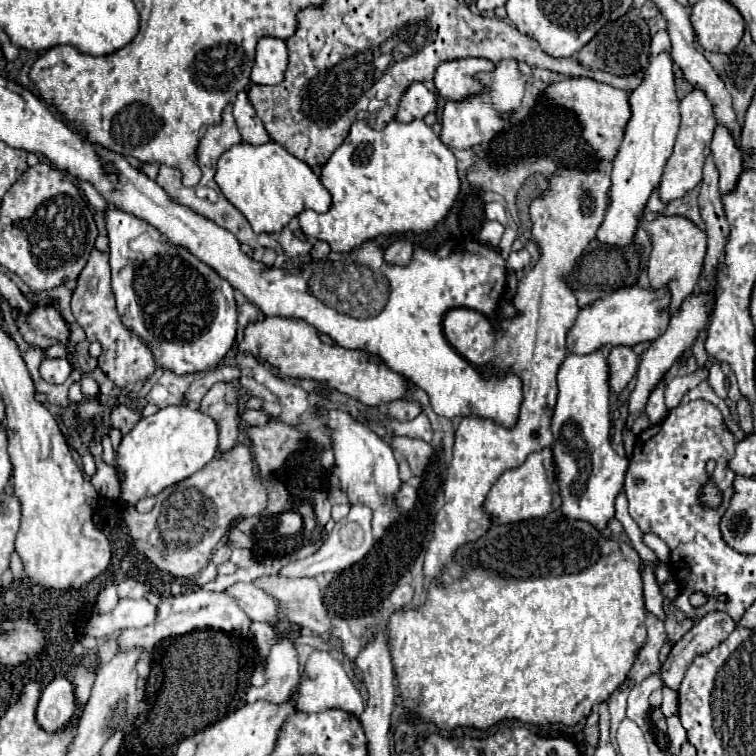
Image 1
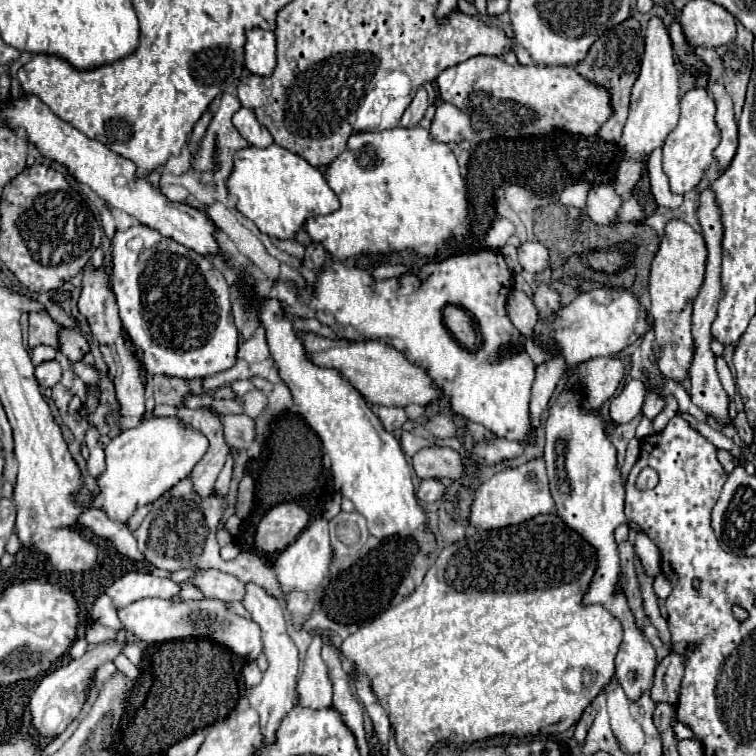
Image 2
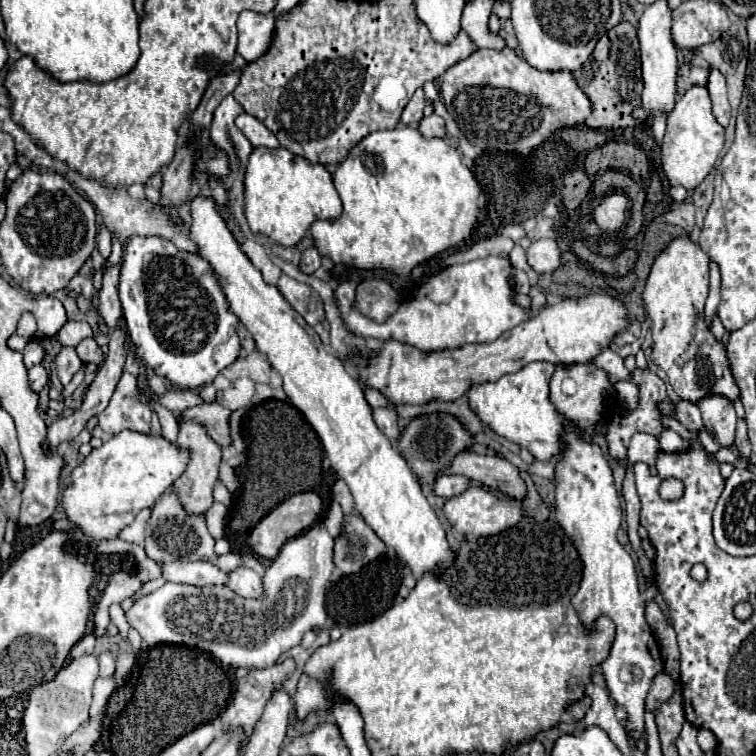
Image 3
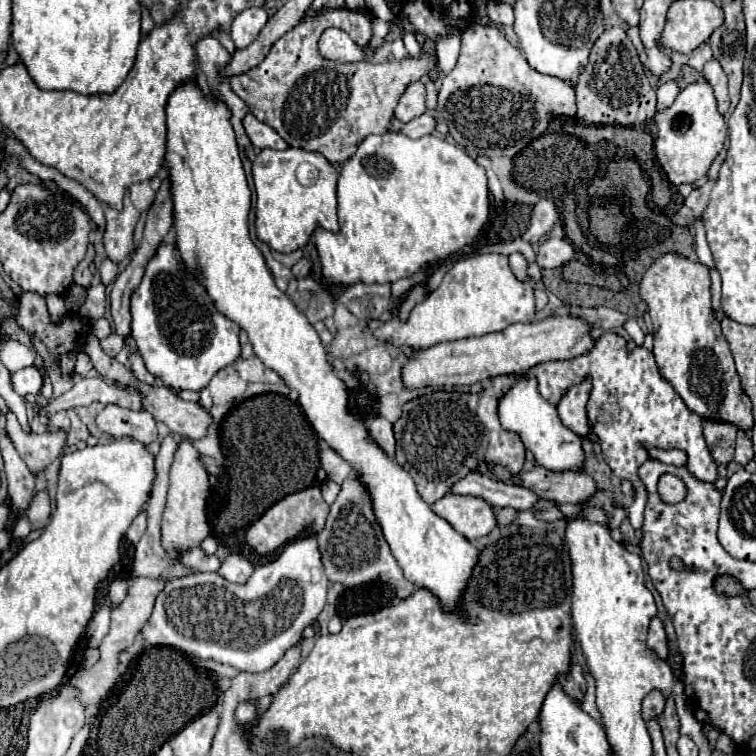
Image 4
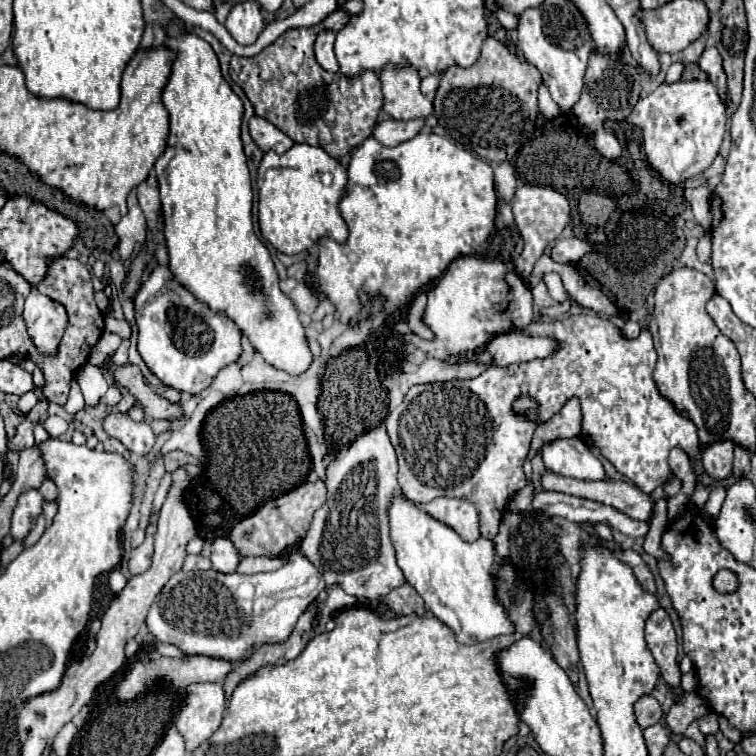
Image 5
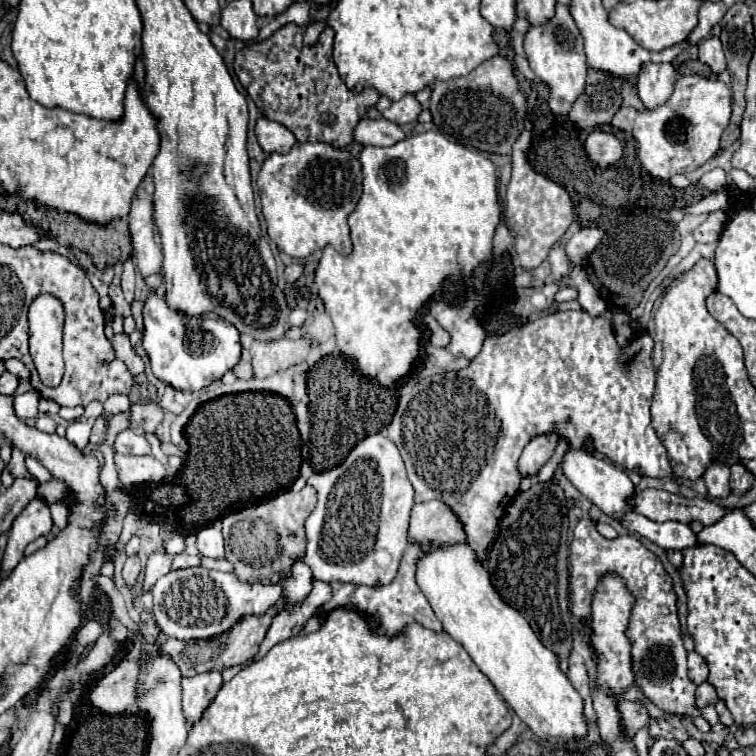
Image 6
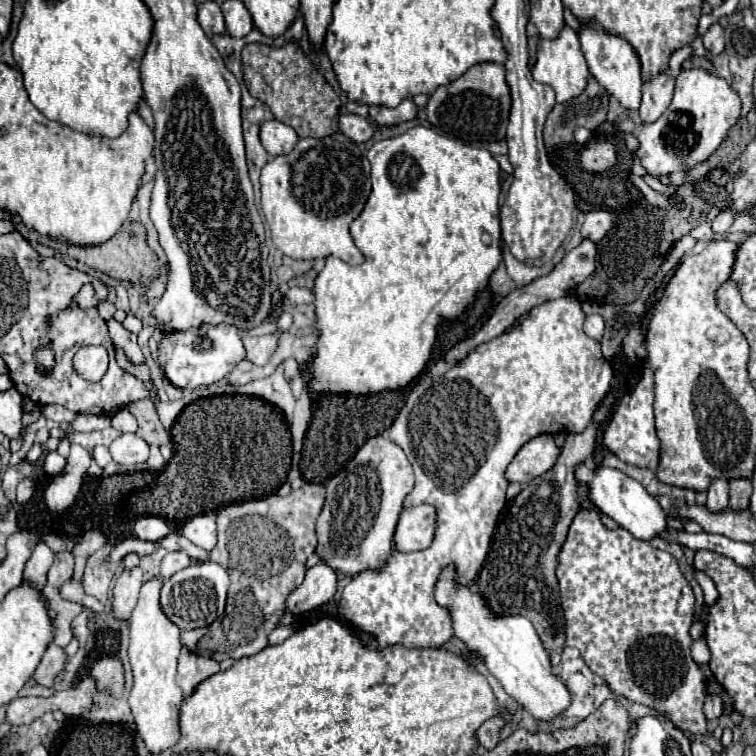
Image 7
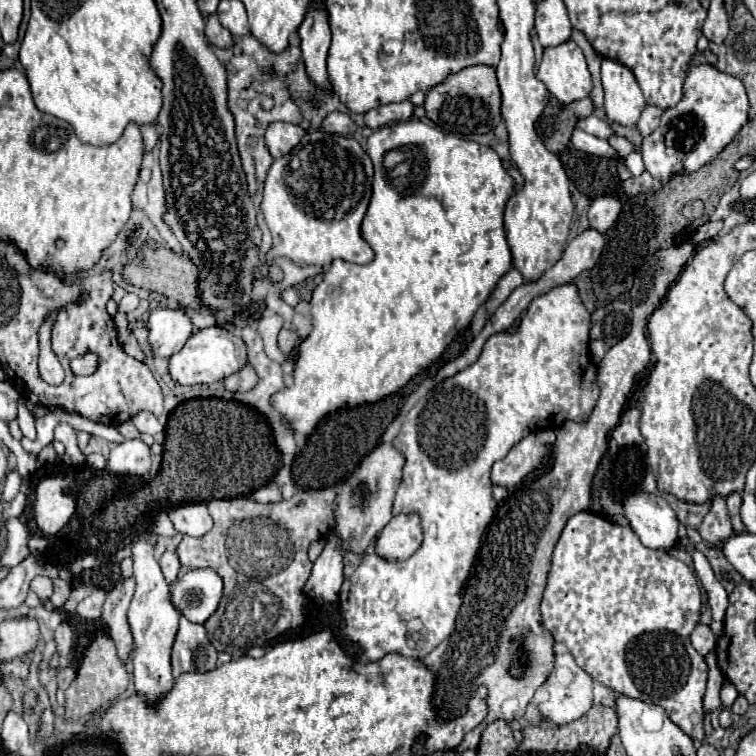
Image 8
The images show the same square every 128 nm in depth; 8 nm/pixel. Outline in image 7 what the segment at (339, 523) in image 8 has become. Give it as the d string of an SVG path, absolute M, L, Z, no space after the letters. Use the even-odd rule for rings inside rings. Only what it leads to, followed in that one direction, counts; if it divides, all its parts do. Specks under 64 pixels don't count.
M384 436L368 440L350 464L326 484L326 504L318 516L318 556L350 576L366 568L380 568L394 552L394 528L402 500L412 486L412 466L402 448Z

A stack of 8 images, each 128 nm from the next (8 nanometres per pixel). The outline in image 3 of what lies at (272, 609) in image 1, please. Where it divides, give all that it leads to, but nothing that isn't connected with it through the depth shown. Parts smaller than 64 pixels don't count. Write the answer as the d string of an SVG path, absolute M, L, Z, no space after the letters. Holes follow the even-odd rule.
M162 562L162 578L168 582L180 582L180 584L226 584L226 572L218 570L210 562Z

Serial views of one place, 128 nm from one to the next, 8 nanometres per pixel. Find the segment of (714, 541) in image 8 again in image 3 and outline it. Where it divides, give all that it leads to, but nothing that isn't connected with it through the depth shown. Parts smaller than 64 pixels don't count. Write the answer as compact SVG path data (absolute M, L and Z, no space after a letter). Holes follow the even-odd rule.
M706 396L698 402L698 408L702 410L704 430L712 434L712 438L720 446L730 448L734 444L734 430L736 430L734 404L724 396Z

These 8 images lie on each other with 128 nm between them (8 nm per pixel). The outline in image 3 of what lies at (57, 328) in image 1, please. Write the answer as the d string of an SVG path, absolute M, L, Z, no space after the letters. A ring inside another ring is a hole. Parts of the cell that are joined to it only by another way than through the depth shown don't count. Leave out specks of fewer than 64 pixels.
M94 338L82 340L82 342L76 346L76 350L78 350L78 356L80 356L80 360L82 360L84 364L92 362L92 364L100 366L100 364L104 362L104 354L102 354L102 350L100 350L100 346L96 344Z

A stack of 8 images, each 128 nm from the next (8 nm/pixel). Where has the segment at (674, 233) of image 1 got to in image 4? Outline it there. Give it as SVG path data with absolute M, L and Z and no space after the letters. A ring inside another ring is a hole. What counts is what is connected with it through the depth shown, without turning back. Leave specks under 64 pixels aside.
M674 254L662 256L646 270L642 284L640 284L640 296L647 304L647 311L653 325L658 327L653 334L652 352L656 356L656 364L658 364L658 370L664 376L664 380L672 384L672 388L684 400L684 404L692 412L696 412L700 418L728 422L728 424L734 424L738 430L750 430L754 426L752 402L740 386L730 346L728 346L724 334L720 332L720 320L712 312L708 268L698 262L690 262L684 256L674 256Z

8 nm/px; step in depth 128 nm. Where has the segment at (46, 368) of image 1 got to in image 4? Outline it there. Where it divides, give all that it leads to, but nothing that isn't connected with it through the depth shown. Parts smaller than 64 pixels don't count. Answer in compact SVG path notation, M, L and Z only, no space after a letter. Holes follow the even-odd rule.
M30 366L30 368L22 368L22 370L14 372L10 382L12 382L12 388L18 396L22 396L22 398L26 394L36 396L40 392L40 386L42 386L42 376L40 376L36 366Z

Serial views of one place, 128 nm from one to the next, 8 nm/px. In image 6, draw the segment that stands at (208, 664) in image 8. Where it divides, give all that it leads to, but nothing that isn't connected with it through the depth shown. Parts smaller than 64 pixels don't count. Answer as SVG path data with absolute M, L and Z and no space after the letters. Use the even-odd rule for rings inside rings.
M218 670L194 674L194 676L182 676L182 706L188 726L202 716L206 710L206 704L214 698L214 692L222 686L222 676Z

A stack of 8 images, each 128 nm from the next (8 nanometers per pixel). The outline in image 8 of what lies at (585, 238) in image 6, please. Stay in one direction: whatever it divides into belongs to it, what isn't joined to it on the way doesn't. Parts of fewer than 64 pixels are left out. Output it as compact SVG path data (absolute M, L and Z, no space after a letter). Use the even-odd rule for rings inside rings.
M612 194L594 198L590 204L590 210L588 210L590 228L598 228L598 232L606 232L616 222L620 210L622 210L622 204Z

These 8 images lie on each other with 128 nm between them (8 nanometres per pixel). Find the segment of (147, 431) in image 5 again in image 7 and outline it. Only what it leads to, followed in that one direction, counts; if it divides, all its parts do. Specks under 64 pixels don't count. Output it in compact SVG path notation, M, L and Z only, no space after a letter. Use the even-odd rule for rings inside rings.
M122 434L110 444L110 454L116 464L142 464L148 460L148 444L136 434Z

